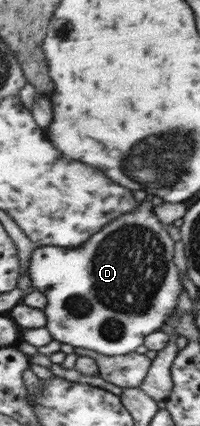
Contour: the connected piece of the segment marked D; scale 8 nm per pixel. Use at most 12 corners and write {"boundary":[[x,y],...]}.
{"boundary":[[142,203],[80,247],[39,246],[54,339],[126,355],[184,285]]}

